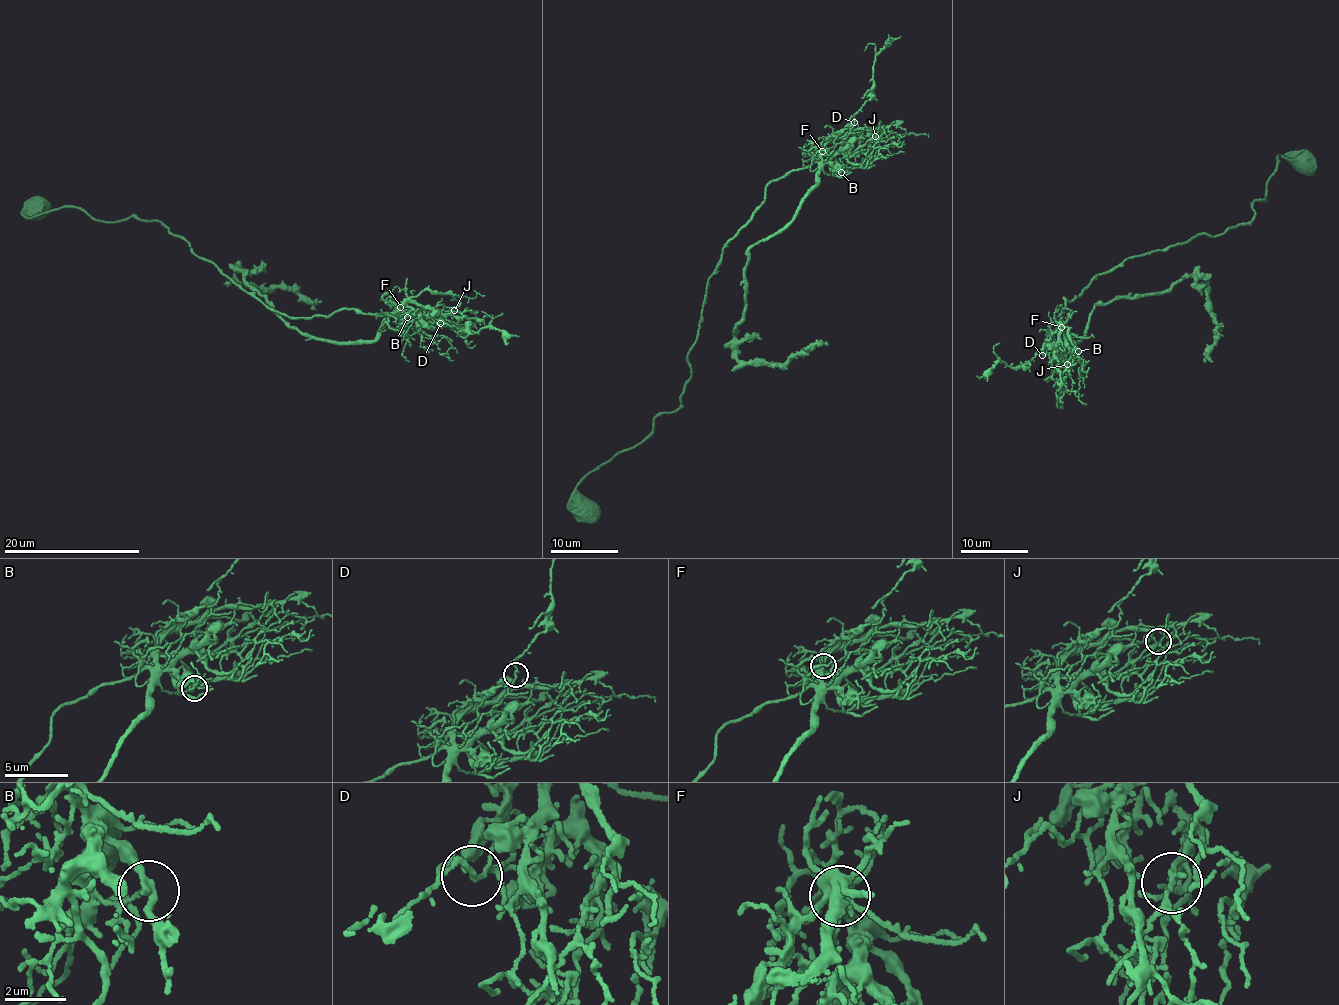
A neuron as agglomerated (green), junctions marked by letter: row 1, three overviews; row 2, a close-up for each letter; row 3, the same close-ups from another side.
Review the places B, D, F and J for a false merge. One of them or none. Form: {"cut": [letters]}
{"cut": ["D"]}

